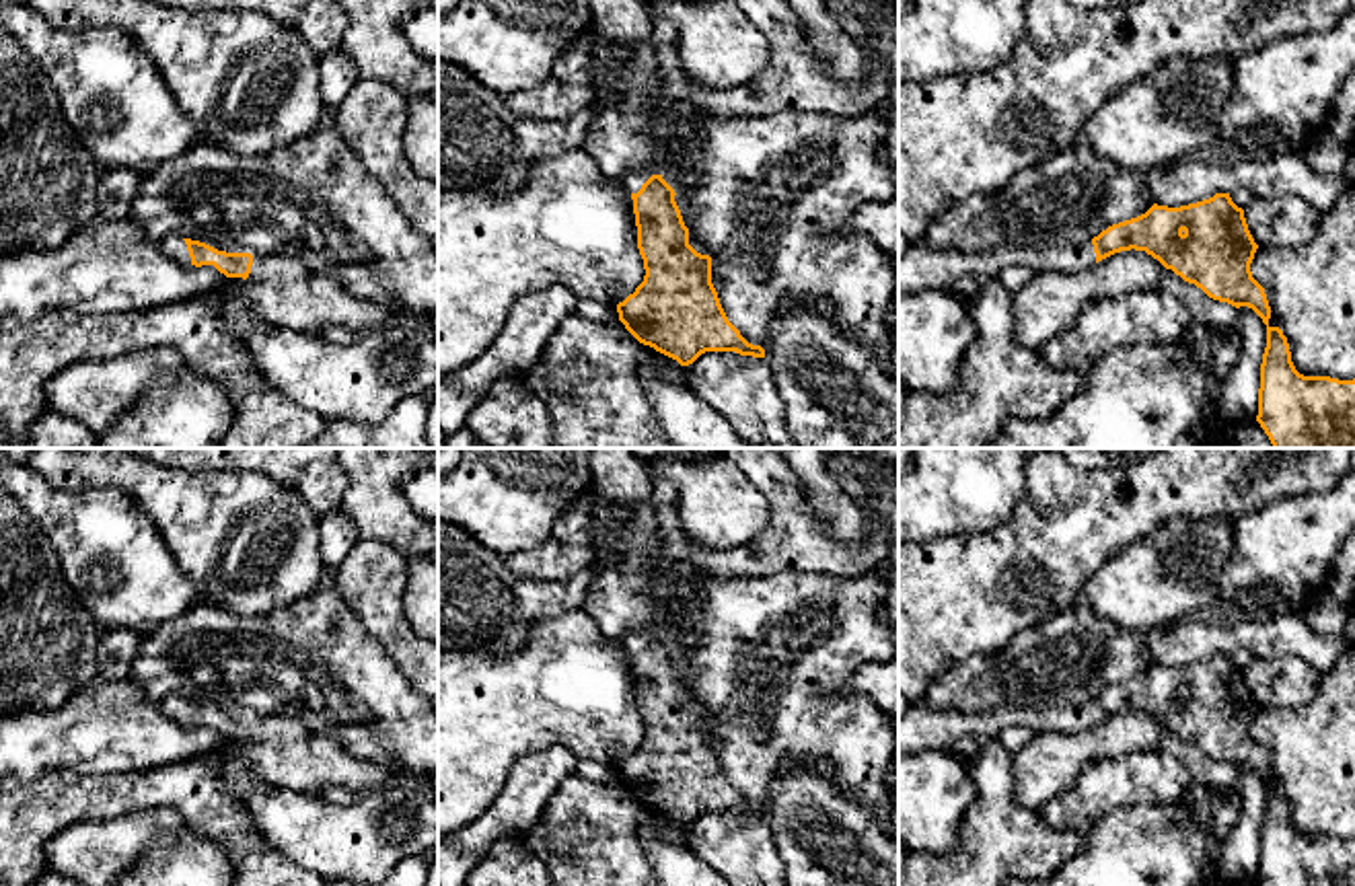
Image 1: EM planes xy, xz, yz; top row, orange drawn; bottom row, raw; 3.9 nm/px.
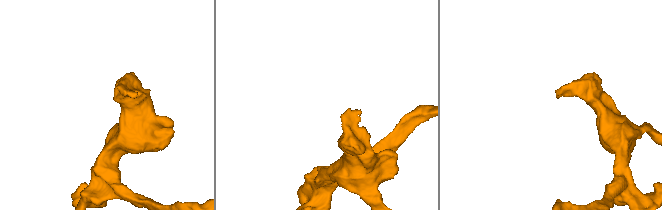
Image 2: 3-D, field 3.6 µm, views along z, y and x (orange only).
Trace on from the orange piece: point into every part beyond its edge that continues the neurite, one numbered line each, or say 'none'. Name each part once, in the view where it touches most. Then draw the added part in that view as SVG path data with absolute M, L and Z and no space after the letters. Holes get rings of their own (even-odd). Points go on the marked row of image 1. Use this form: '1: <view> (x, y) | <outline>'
1: xy (173, 245) | M179 234L167 236L160 247L171 259L175 259L183 265L191 265L187 245Z

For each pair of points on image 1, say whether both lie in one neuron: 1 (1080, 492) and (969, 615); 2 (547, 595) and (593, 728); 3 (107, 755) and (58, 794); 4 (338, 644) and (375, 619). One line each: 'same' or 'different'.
1: same
2: different
3: different
4: different

